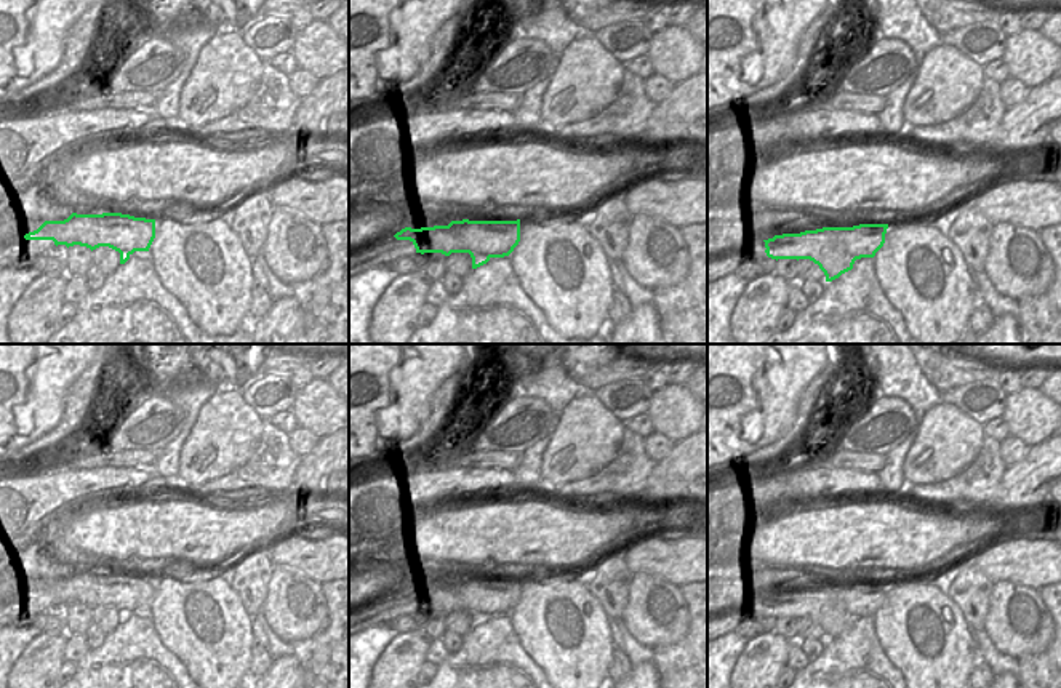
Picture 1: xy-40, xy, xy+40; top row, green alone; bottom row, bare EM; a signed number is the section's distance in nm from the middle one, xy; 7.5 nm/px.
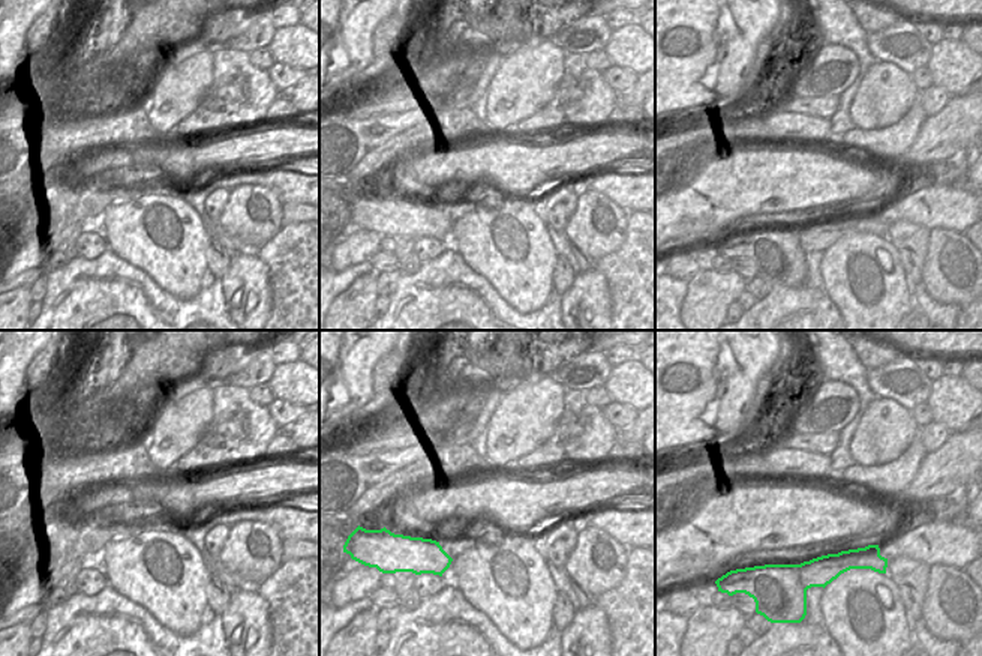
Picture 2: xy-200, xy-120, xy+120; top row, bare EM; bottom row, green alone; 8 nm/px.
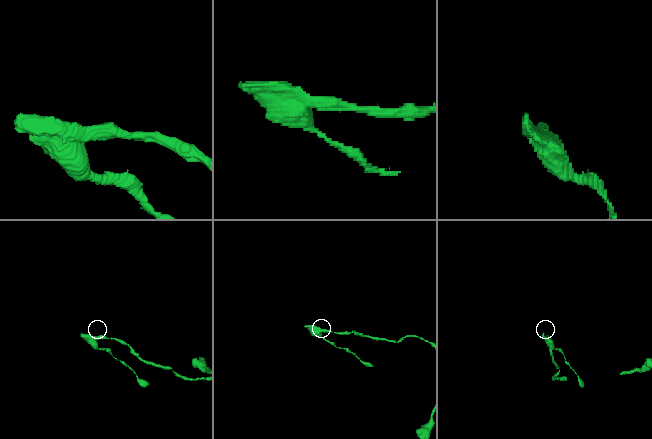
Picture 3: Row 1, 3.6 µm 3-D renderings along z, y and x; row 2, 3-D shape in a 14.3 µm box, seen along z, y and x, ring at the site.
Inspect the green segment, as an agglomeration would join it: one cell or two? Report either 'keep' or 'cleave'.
cleave

